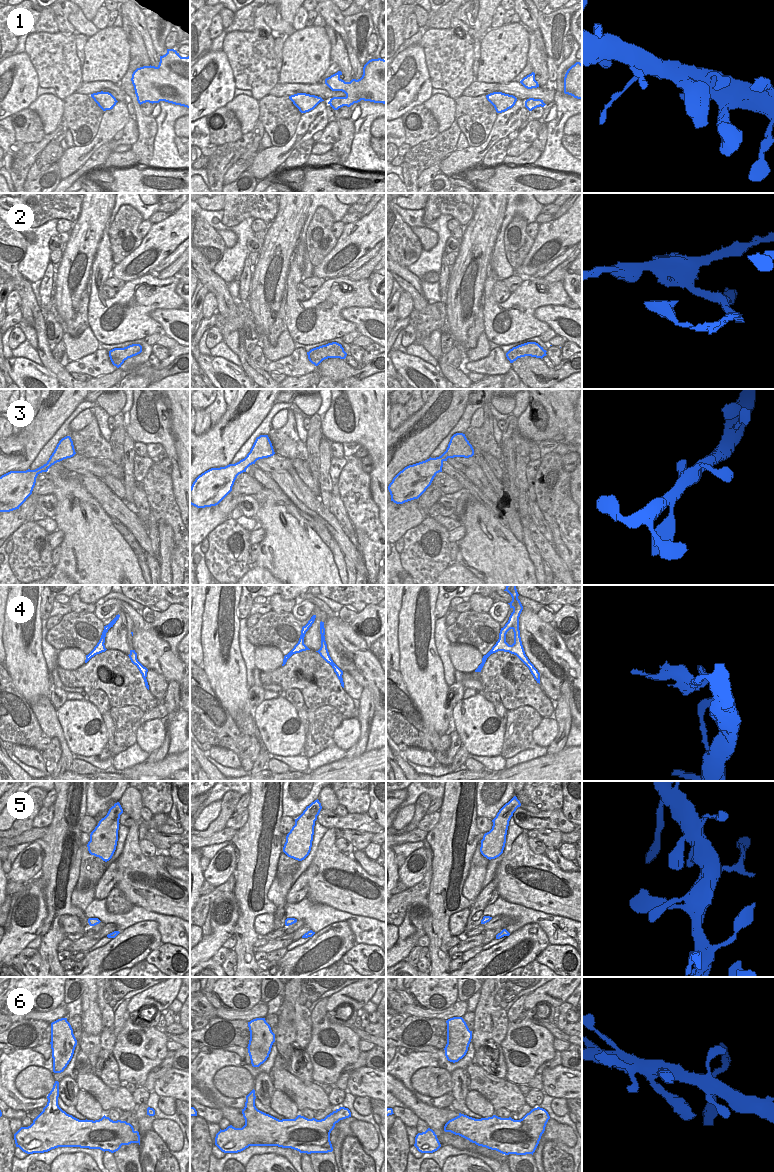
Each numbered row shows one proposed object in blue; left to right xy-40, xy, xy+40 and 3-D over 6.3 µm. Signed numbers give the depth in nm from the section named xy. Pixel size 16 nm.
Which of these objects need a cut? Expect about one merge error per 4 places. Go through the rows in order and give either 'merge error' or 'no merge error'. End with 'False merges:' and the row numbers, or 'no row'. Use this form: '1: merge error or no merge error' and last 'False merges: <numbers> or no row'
1: no merge error
2: merge error
3: no merge error
4: no merge error
5: no merge error
6: no merge error
False merges: 2

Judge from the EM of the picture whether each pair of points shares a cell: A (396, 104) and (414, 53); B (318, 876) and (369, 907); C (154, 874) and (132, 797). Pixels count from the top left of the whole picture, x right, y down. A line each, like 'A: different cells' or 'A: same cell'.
A: same cell
B: same cell
C: same cell

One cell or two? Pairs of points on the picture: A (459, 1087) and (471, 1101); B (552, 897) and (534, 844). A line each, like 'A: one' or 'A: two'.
A: two
B: two

